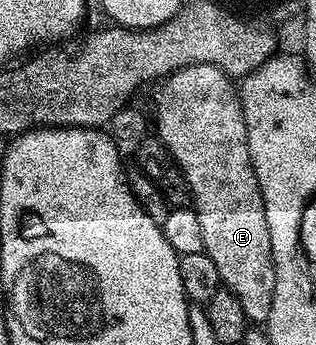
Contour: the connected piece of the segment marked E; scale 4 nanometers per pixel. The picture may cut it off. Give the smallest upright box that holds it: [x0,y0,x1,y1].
[156,64,275,324]

